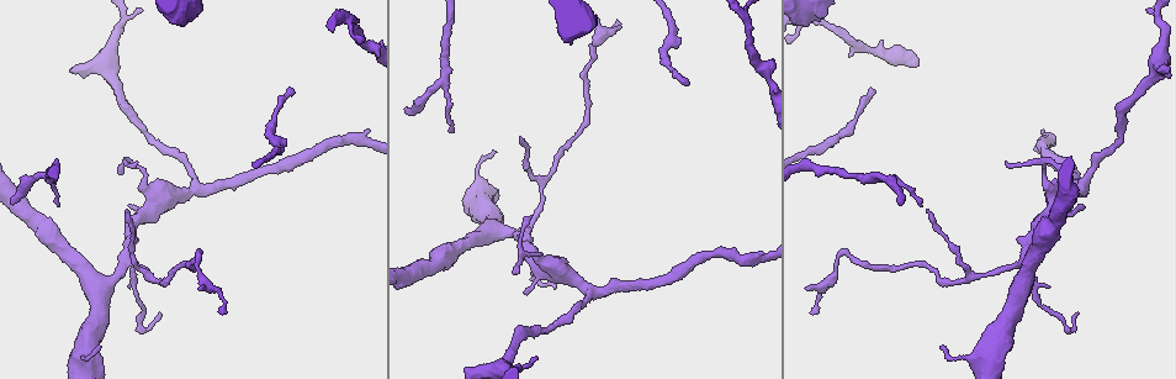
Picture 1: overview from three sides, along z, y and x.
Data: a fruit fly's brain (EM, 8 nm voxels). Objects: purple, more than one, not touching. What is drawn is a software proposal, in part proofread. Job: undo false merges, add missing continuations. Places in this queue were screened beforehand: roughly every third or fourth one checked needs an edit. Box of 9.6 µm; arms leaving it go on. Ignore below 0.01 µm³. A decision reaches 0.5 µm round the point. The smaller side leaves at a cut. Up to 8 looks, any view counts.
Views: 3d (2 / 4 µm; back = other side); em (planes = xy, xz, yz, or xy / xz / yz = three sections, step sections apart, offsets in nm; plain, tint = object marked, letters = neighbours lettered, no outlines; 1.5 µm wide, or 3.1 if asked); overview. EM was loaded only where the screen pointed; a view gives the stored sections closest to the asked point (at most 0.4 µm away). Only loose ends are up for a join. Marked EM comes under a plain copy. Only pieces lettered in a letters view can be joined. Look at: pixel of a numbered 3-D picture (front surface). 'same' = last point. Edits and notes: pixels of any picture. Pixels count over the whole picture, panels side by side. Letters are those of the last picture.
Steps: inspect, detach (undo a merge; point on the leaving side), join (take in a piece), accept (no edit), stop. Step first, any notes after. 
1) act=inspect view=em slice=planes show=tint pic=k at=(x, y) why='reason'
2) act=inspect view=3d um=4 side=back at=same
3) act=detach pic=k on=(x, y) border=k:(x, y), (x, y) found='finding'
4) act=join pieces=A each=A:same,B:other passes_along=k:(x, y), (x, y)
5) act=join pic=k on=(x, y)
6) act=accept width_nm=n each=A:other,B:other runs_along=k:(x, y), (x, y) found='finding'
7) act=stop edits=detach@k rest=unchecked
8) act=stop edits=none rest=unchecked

act=inspect view=3d um=2 pic=1 at=(199, 289)

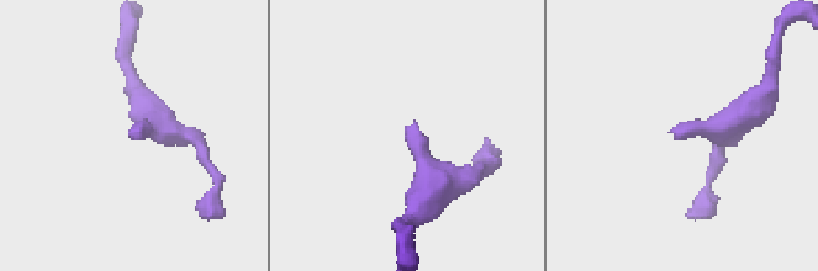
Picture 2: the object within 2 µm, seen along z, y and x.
act=inspect view=em slice=planes show=letters pic=2 at=(416, 122)

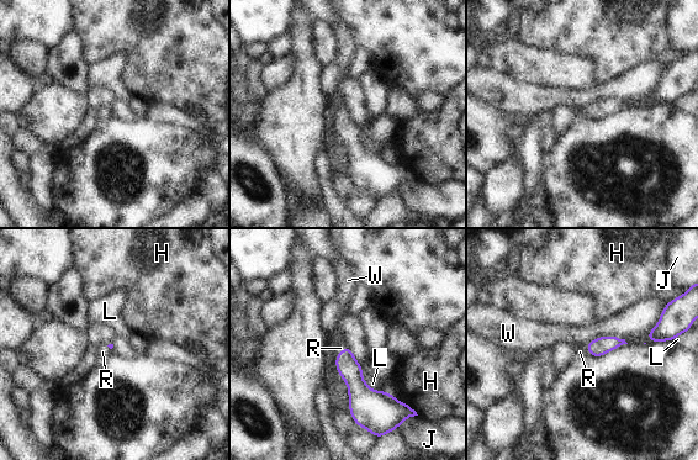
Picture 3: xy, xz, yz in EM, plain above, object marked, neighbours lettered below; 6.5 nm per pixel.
act=join pieces=R each=H:other,J:other,L:other,R:same,W:other passes_along=3:(602, 345), (588, 349), (580, 352) found='the cell continues'

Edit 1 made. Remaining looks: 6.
act=inspect view=overview why='redraw'

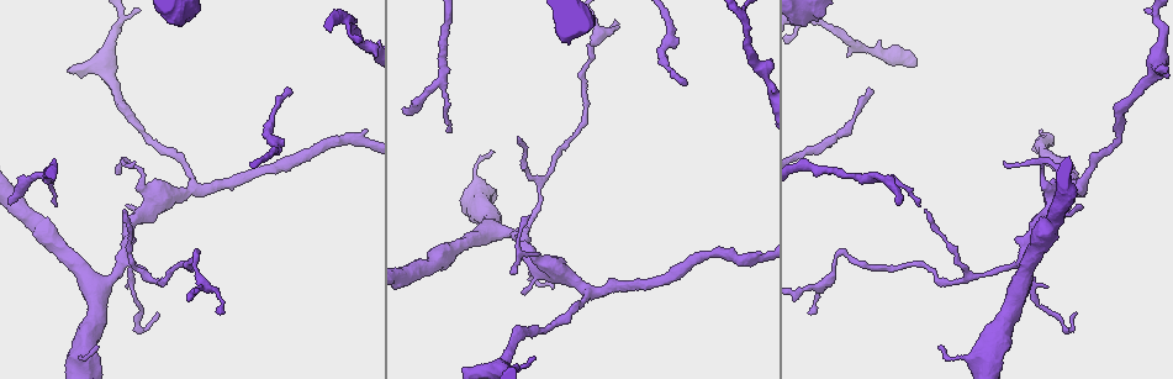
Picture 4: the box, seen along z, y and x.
act=inspect view=em slice=planes show=letters pic=4 at=(99, 347) why='tapers out'

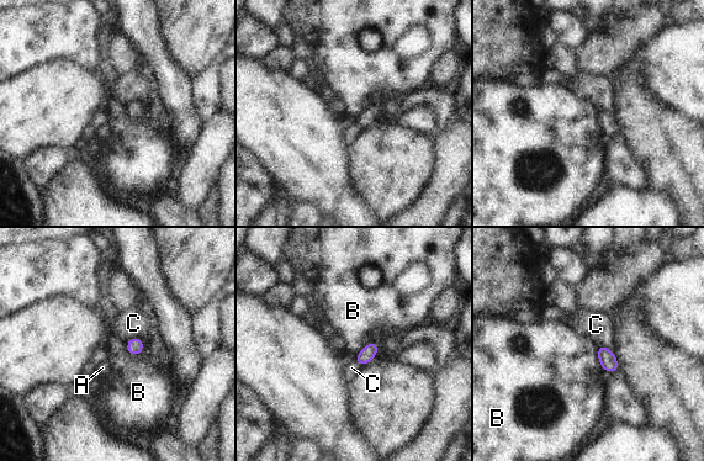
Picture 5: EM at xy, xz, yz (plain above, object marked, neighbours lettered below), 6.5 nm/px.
act=accept each=A:other,B:other,C:other border=5:(598, 344), (615, 356), (618, 365) found='none of them fits'

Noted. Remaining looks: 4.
act=inspect view=em slice=planes show=letters pic=4 at=(515, 234)

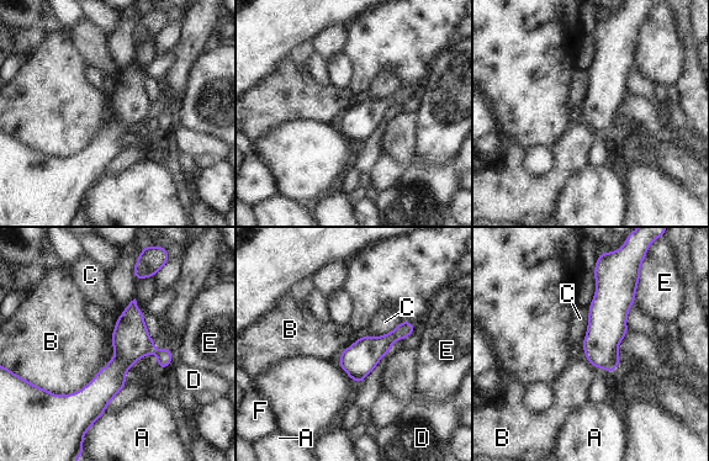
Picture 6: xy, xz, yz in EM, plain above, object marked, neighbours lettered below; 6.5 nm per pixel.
act=accept width_nm=220 each=A:other,B:other,C:other,D:other,E:other,F:other found='continuous, no second cell'

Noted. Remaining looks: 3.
act=stop edits=join@3 rest=unchecked

